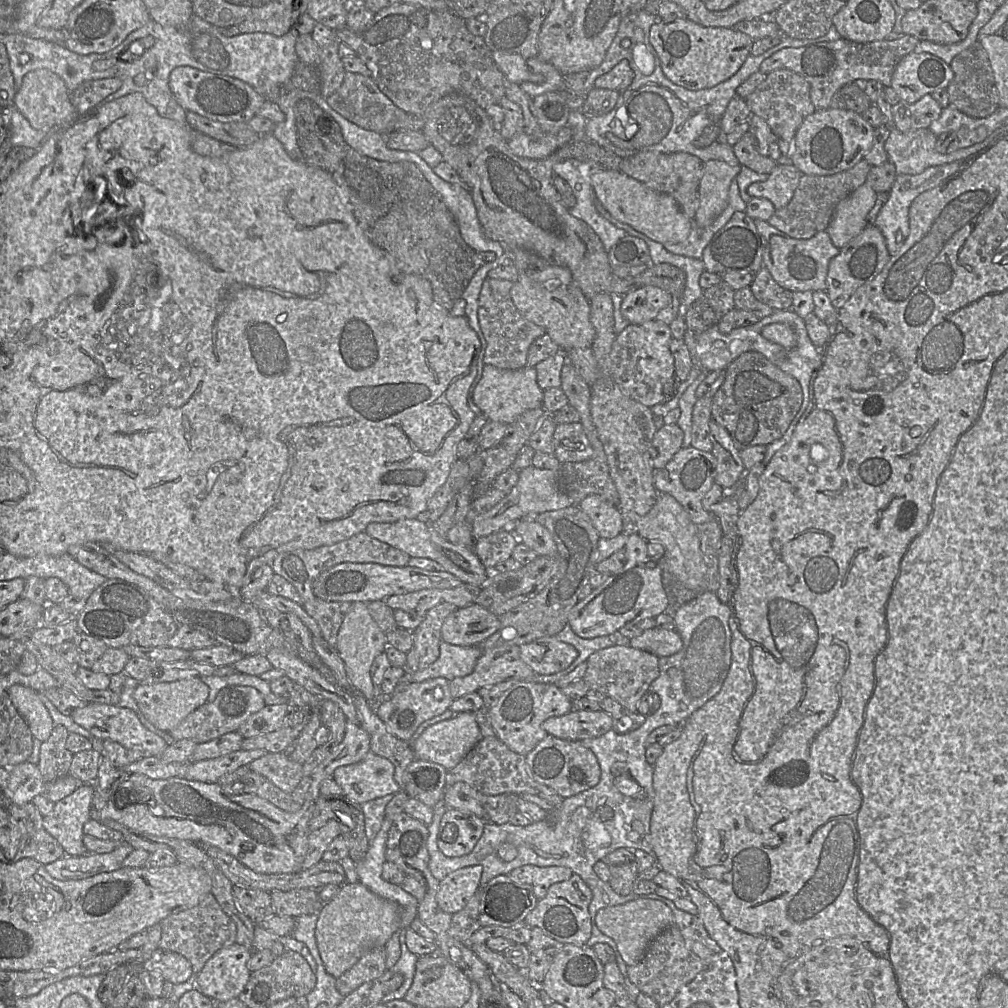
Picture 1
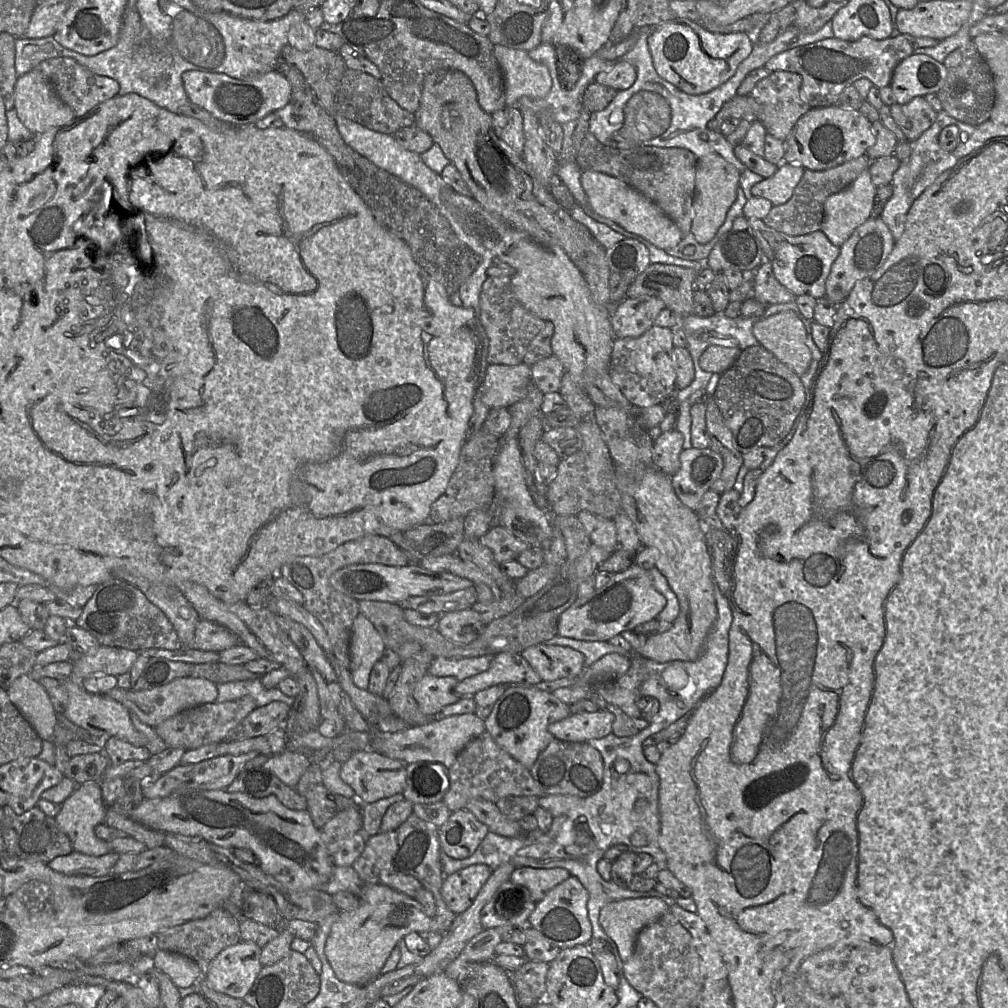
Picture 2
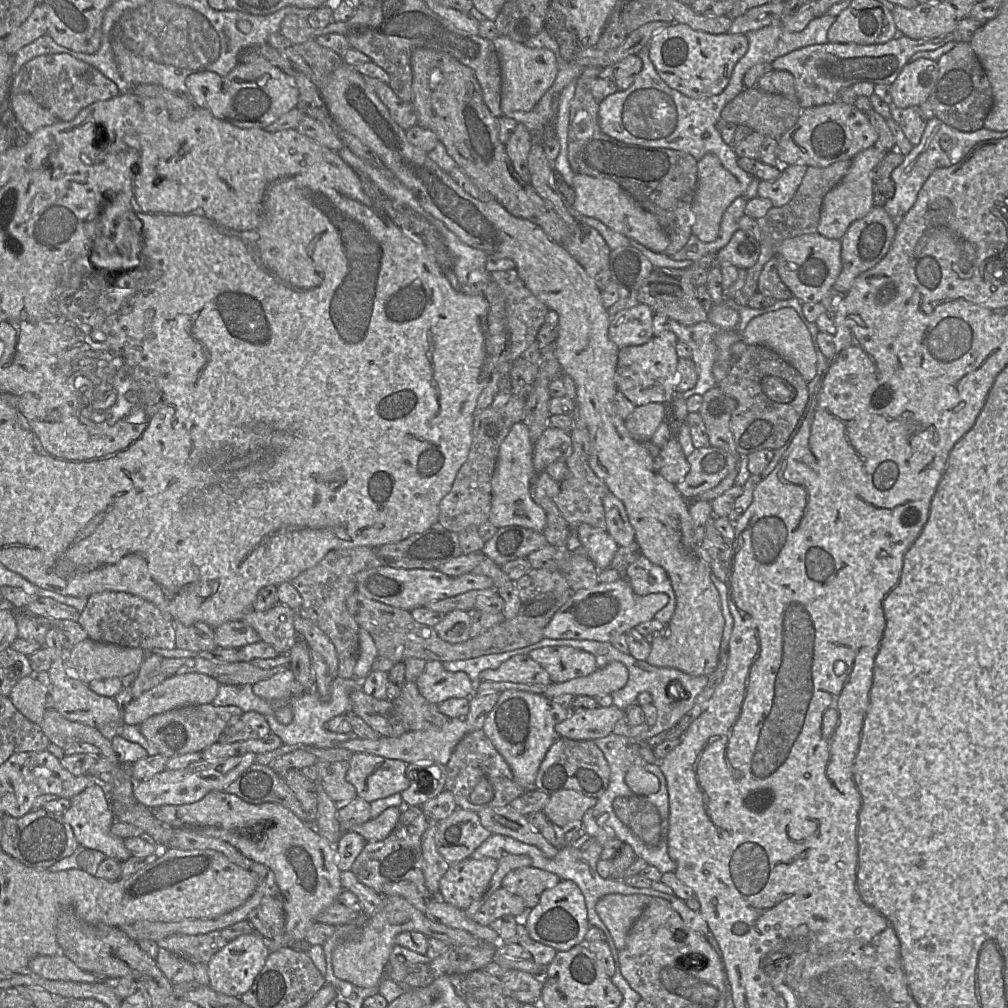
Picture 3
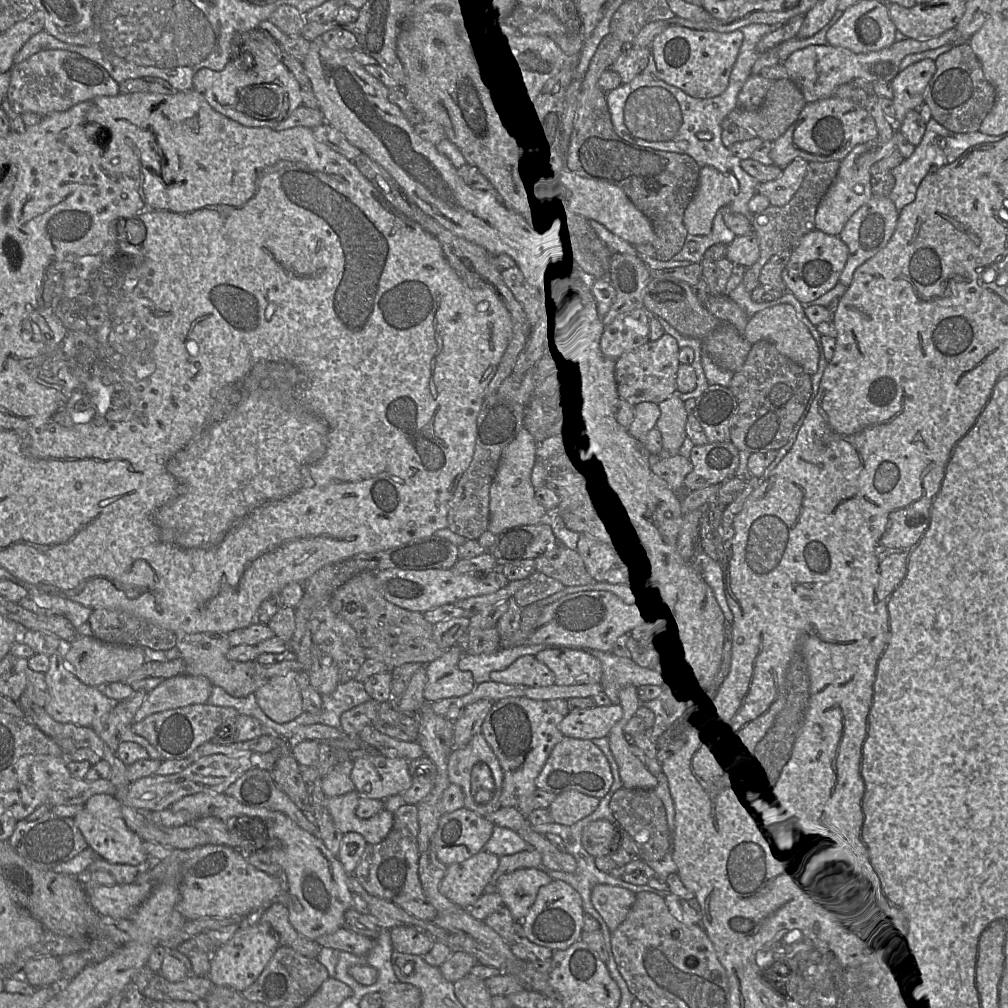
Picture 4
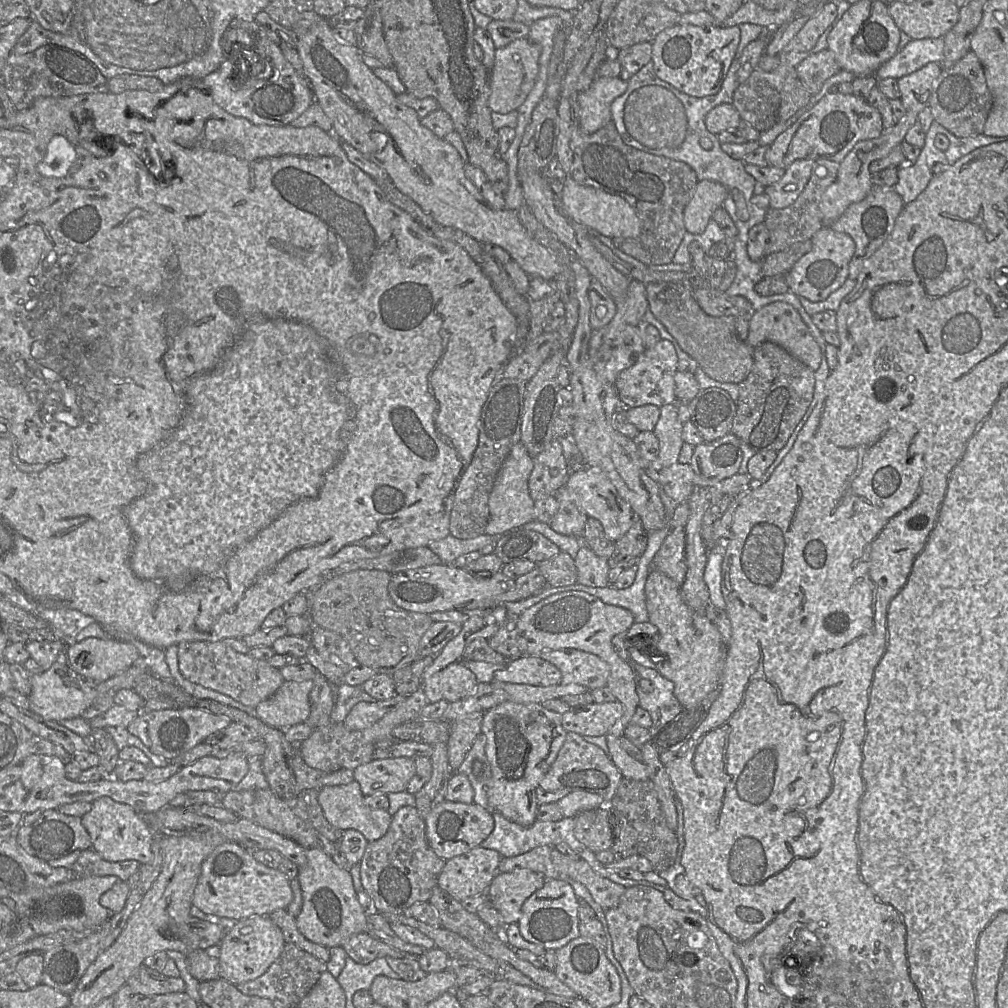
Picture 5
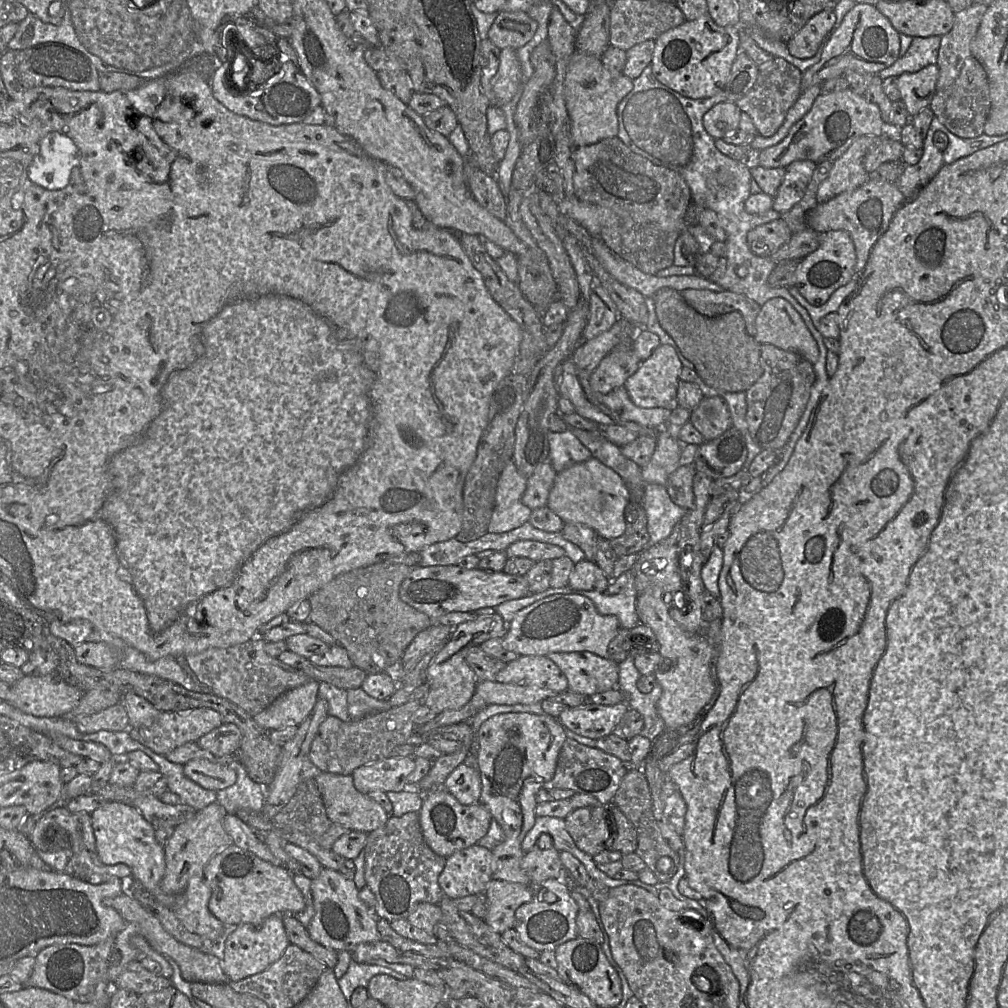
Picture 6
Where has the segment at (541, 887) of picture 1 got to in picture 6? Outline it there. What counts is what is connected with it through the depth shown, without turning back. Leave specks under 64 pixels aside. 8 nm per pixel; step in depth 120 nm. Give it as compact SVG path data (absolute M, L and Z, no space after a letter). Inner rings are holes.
M491 879L484 894L488 900L484 921L493 931L502 934L515 927L515 912L532 899L534 888L531 885Z

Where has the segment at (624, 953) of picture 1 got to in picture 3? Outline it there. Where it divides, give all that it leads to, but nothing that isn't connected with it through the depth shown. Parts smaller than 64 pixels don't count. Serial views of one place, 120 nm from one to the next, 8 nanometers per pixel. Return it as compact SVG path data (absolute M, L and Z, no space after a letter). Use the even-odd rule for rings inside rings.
M642 894L604 895L596 904L596 912L609 930L617 950L625 946L626 936L651 901L651 896Z

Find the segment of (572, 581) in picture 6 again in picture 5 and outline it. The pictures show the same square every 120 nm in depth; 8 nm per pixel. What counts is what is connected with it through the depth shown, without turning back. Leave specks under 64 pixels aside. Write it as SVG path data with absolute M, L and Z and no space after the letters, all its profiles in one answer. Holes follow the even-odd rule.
M582 544L574 561L578 584L600 588L609 585L610 560L597 556L587 545Z

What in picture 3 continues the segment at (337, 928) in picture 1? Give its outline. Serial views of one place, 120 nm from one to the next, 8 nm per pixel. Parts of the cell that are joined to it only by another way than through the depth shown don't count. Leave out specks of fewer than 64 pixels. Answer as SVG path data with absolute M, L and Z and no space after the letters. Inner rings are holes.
M383 896L383 909L368 918L358 936L348 938L333 950L332 966L334 975L355 986L369 988L378 986L384 978L384 967L394 946L395 937L404 931L418 931L427 937L445 942L448 946L477 947L482 941L462 929L456 929L429 920L424 913L416 909L401 896Z

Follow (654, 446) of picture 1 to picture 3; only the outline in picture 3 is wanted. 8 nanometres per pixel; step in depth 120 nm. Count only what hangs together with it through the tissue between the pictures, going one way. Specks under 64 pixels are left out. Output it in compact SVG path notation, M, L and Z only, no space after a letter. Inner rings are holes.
M672 436L660 449L658 456L654 458L654 467L661 476L674 485L685 478L690 465L677 437Z

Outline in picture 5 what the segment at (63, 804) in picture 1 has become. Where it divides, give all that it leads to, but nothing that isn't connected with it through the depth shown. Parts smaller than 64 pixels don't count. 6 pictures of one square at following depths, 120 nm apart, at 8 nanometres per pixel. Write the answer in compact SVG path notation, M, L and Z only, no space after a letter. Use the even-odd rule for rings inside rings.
M104 796L92 803L91 810L81 817L81 822L90 835L91 849L106 861L136 860L141 865L152 861L151 845L154 832L131 806Z

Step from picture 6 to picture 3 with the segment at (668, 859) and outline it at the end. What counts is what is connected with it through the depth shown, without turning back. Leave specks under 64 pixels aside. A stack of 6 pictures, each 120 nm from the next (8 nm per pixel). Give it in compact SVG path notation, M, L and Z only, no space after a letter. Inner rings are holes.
M643 795L617 797L613 811L630 831L648 846L657 846L661 835L661 818L657 808Z

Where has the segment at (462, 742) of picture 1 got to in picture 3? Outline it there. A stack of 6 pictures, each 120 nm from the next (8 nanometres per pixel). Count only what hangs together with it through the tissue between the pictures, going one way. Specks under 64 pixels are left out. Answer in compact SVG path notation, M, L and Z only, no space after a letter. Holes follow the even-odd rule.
M452 718L439 729L406 731L398 737L380 736L376 740L355 737L339 743L335 747L347 749L353 753L366 753L389 759L402 760L406 764L428 762L446 766L456 745L469 732L471 732L471 729L465 718Z

